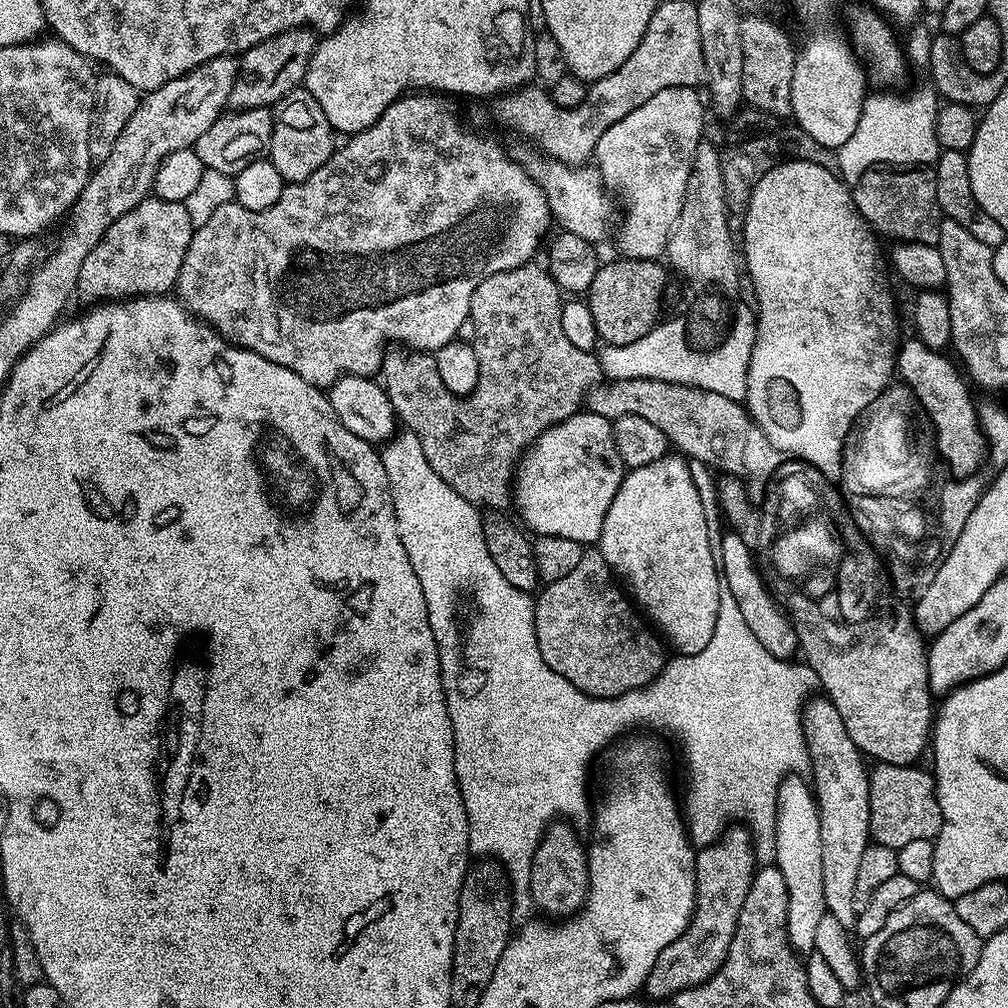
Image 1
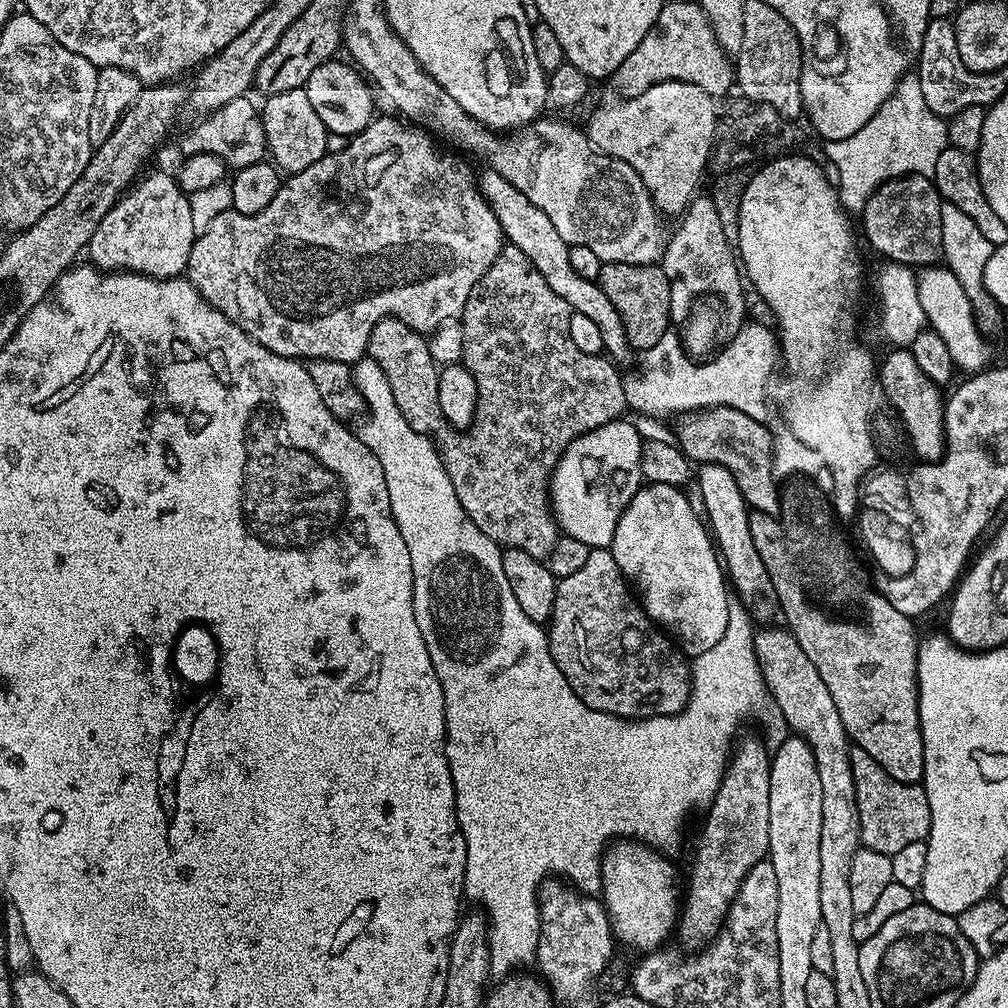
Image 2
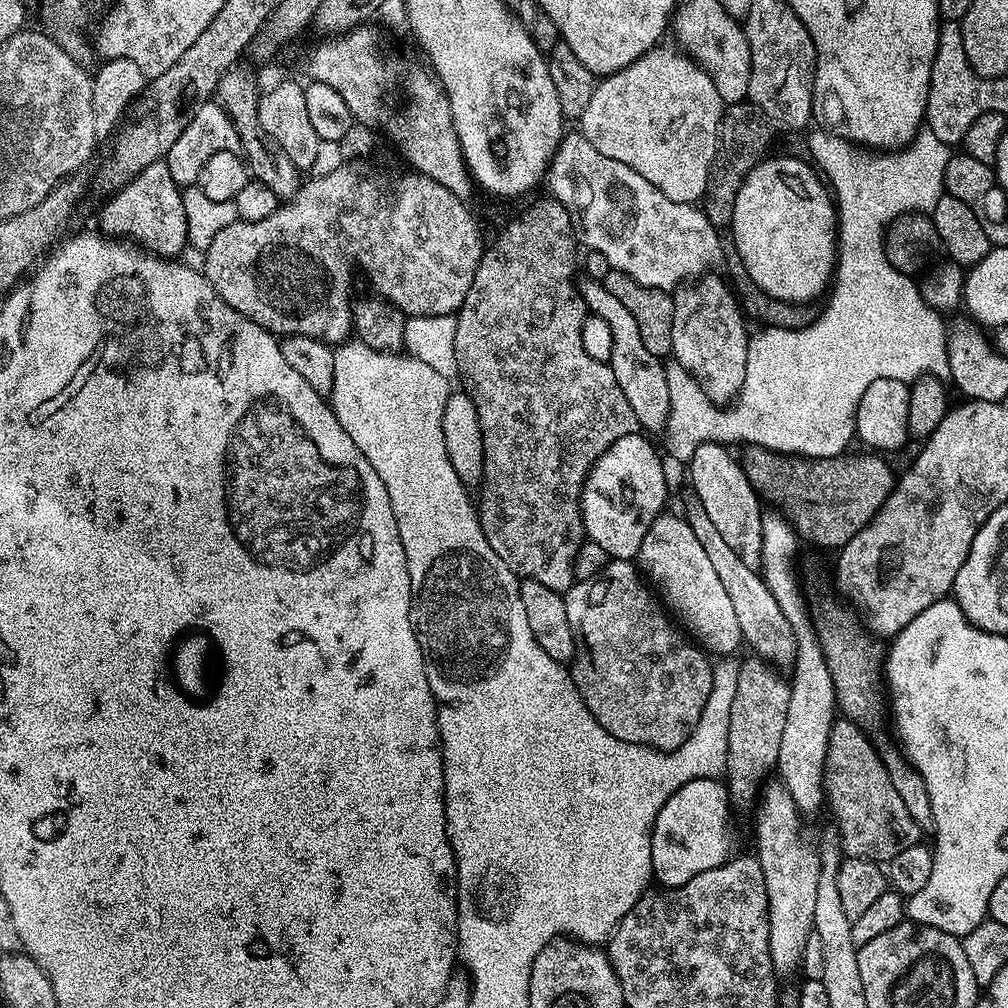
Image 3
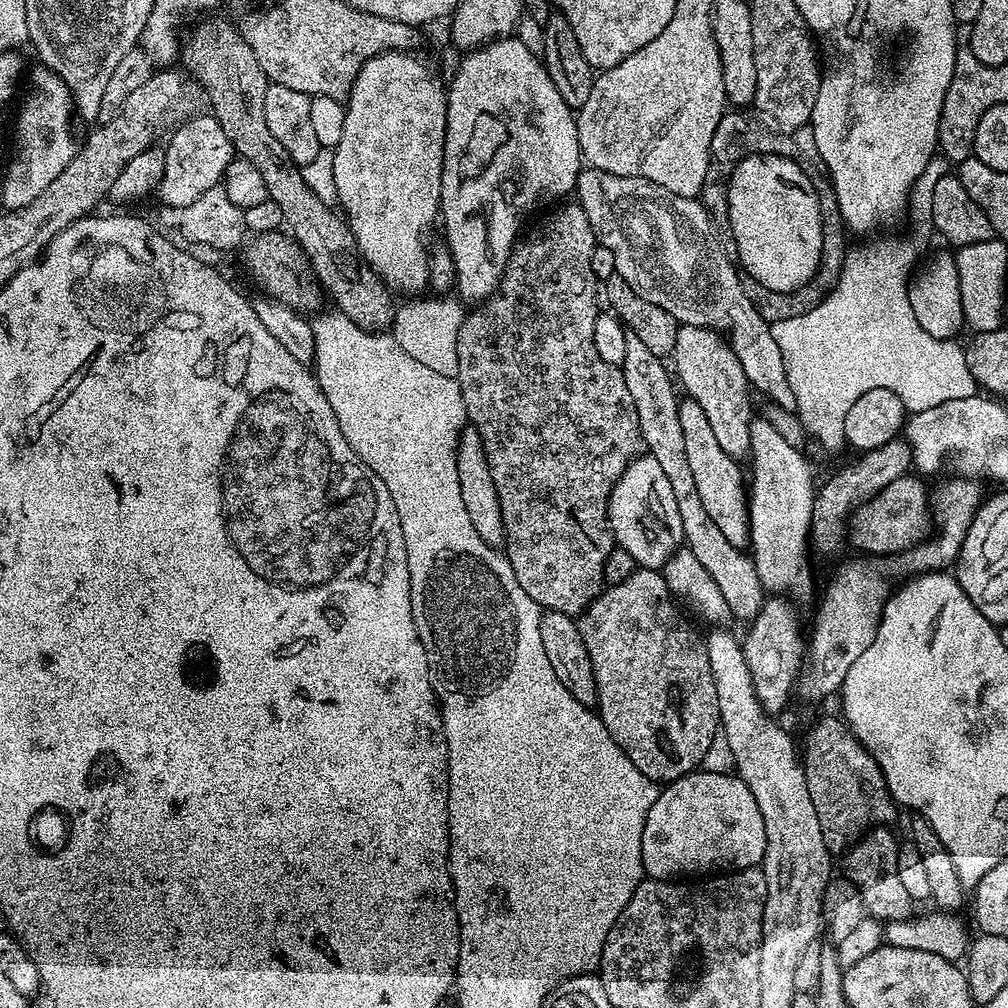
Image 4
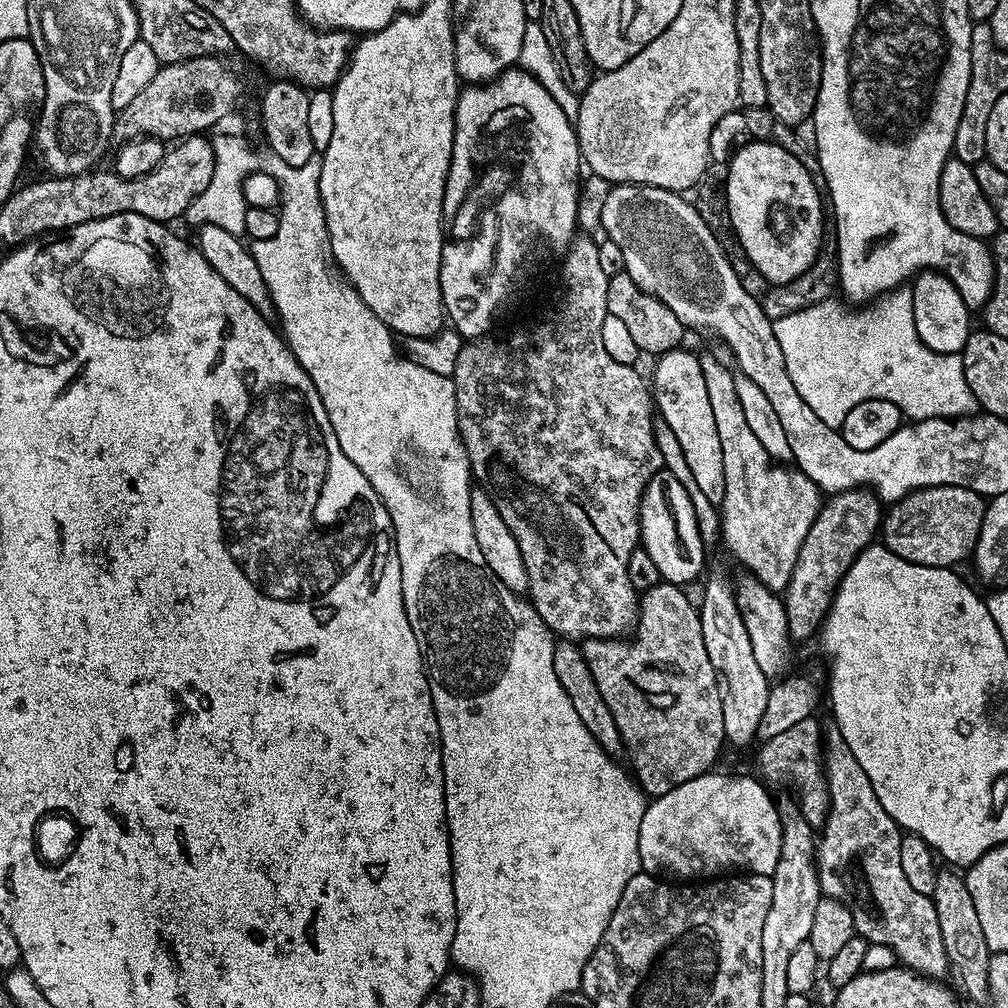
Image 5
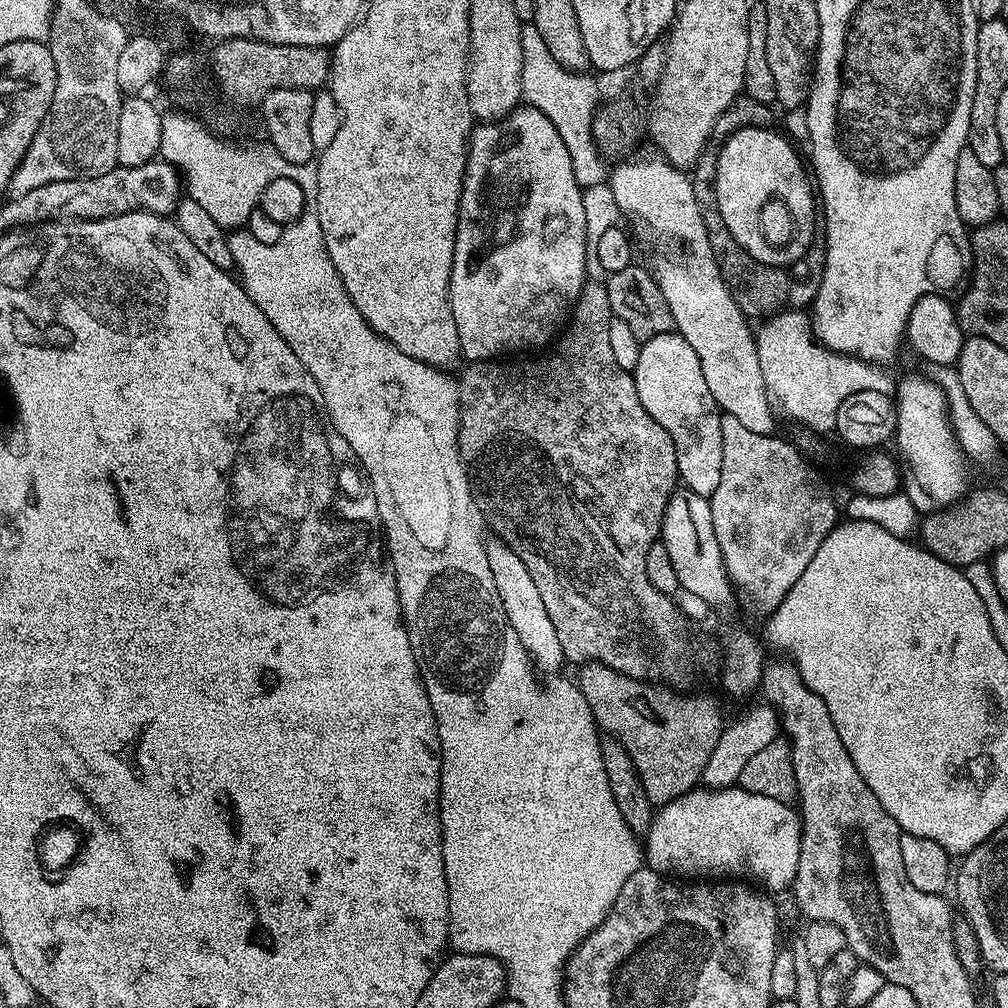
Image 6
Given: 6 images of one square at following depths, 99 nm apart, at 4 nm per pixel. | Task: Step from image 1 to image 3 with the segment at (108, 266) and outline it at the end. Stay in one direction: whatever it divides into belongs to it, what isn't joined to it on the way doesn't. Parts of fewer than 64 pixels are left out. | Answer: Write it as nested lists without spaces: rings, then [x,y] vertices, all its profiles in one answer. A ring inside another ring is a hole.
[[[164,160],[146,166],[146,170],[142,170],[142,174],[138,174],[129,184],[122,186],[117,192],[111,193],[105,200],[108,201],[105,202],[104,209],[100,212],[100,225],[98,225],[99,231],[103,235],[123,238],[161,258],[179,257],[179,252],[183,248],[189,247],[184,192],[181,185],[174,182],[174,177],[170,175],[170,170]]]

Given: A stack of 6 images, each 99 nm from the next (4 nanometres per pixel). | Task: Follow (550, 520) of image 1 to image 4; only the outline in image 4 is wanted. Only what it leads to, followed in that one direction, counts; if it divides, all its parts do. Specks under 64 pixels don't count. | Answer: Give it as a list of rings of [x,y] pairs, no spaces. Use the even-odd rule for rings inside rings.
[[[641,454],[631,460],[628,469],[621,474],[618,482],[612,487],[608,499],[608,527],[612,529],[612,539],[630,558],[636,560],[642,568],[663,569],[671,556],[676,555],[681,547],[684,531],[682,530],[682,517],[678,514],[678,502],[674,502],[674,490],[670,490],[670,481],[658,466],[657,460],[647,454]]]

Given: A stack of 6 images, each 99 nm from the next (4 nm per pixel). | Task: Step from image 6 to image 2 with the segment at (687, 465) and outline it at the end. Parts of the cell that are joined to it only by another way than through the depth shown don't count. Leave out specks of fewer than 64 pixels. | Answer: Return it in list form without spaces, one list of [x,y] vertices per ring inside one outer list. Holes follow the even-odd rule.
[[[701,464],[699,465],[698,471],[700,471],[700,473],[698,473],[697,476],[695,473],[694,480],[697,480],[697,482],[700,483],[700,485],[698,485],[698,491],[700,497],[702,498],[702,502],[704,503],[704,512],[706,513],[706,524],[707,527],[710,529],[710,536],[714,541],[716,548],[718,549],[718,554],[720,558],[722,559],[723,567],[726,569],[727,579],[730,581],[731,587],[734,589],[735,595],[736,592],[738,595],[740,595],[737,596],[739,603],[744,605],[748,615],[752,618],[753,621],[756,622],[759,622],[759,620],[764,620],[760,622],[775,621],[772,619],[774,619],[775,616],[777,619],[777,617],[781,615],[780,603],[778,602],[778,594],[774,594],[774,582],[770,582],[770,574],[766,574],[766,566],[764,565],[764,563],[762,563],[762,557],[758,555],[758,549],[754,546],[754,541],[750,534],[750,522],[748,521],[748,513],[750,509],[748,507],[748,503],[746,503],[742,498],[742,490],[738,490],[738,482],[734,478],[734,474],[730,474],[730,470],[726,470],[724,466],[718,466],[717,464]]]

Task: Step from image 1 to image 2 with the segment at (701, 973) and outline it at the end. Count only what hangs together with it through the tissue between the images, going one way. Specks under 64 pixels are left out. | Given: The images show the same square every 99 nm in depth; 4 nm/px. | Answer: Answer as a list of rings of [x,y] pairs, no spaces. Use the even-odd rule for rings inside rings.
[[[748,736],[744,741],[742,740],[743,739],[735,745],[734,751],[731,753],[728,766],[724,769],[724,777],[716,791],[716,797],[712,799],[711,804],[707,805],[706,812],[708,812],[708,821],[705,822],[704,829],[700,832],[700,846],[697,848],[696,858],[692,862],[692,873],[688,876],[688,892],[686,888],[686,899],[683,901],[682,911],[678,916],[678,934],[680,932],[681,942],[684,943],[686,947],[692,948],[688,950],[699,950],[703,948],[704,945],[710,944],[715,940],[717,934],[720,933],[720,927],[724,925],[724,919],[728,916],[730,906],[734,902],[734,898],[738,894],[738,890],[742,886],[746,874],[750,874],[750,870],[754,870],[754,866],[758,866],[758,862],[765,860],[768,855],[768,847],[770,846],[770,766],[772,765],[770,748],[763,739],[760,741],[755,740],[752,736]]]

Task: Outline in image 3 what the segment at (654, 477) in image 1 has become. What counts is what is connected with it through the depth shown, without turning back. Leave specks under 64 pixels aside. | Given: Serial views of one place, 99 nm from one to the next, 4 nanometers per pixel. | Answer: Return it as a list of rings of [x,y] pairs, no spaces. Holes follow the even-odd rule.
[[[680,514],[668,515],[657,516],[656,521],[648,527],[646,538],[642,538],[638,567],[658,593],[663,607],[679,621],[683,631],[694,638],[705,653],[716,658],[731,657],[736,654],[732,652],[742,648],[742,630],[738,630],[738,617],[734,614],[730,598],[706,550],[702,550],[698,538],[694,538],[694,530],[690,530],[687,519]]]

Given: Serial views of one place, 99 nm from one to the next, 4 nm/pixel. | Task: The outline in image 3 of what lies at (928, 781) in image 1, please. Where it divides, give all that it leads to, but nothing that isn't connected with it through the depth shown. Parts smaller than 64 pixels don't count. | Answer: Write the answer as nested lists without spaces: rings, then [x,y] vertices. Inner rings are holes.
[[[847,718],[833,719],[830,730],[830,742],[826,750],[824,763],[824,799],[827,811],[832,811],[836,819],[834,825],[838,833],[840,850],[844,856],[866,858],[877,862],[887,862],[894,854],[906,850],[906,846],[921,843],[920,827],[910,818],[910,810],[906,810],[906,802],[902,802],[898,790],[894,790],[894,782],[890,782],[890,774],[886,770],[881,753],[867,740],[865,729]]]

